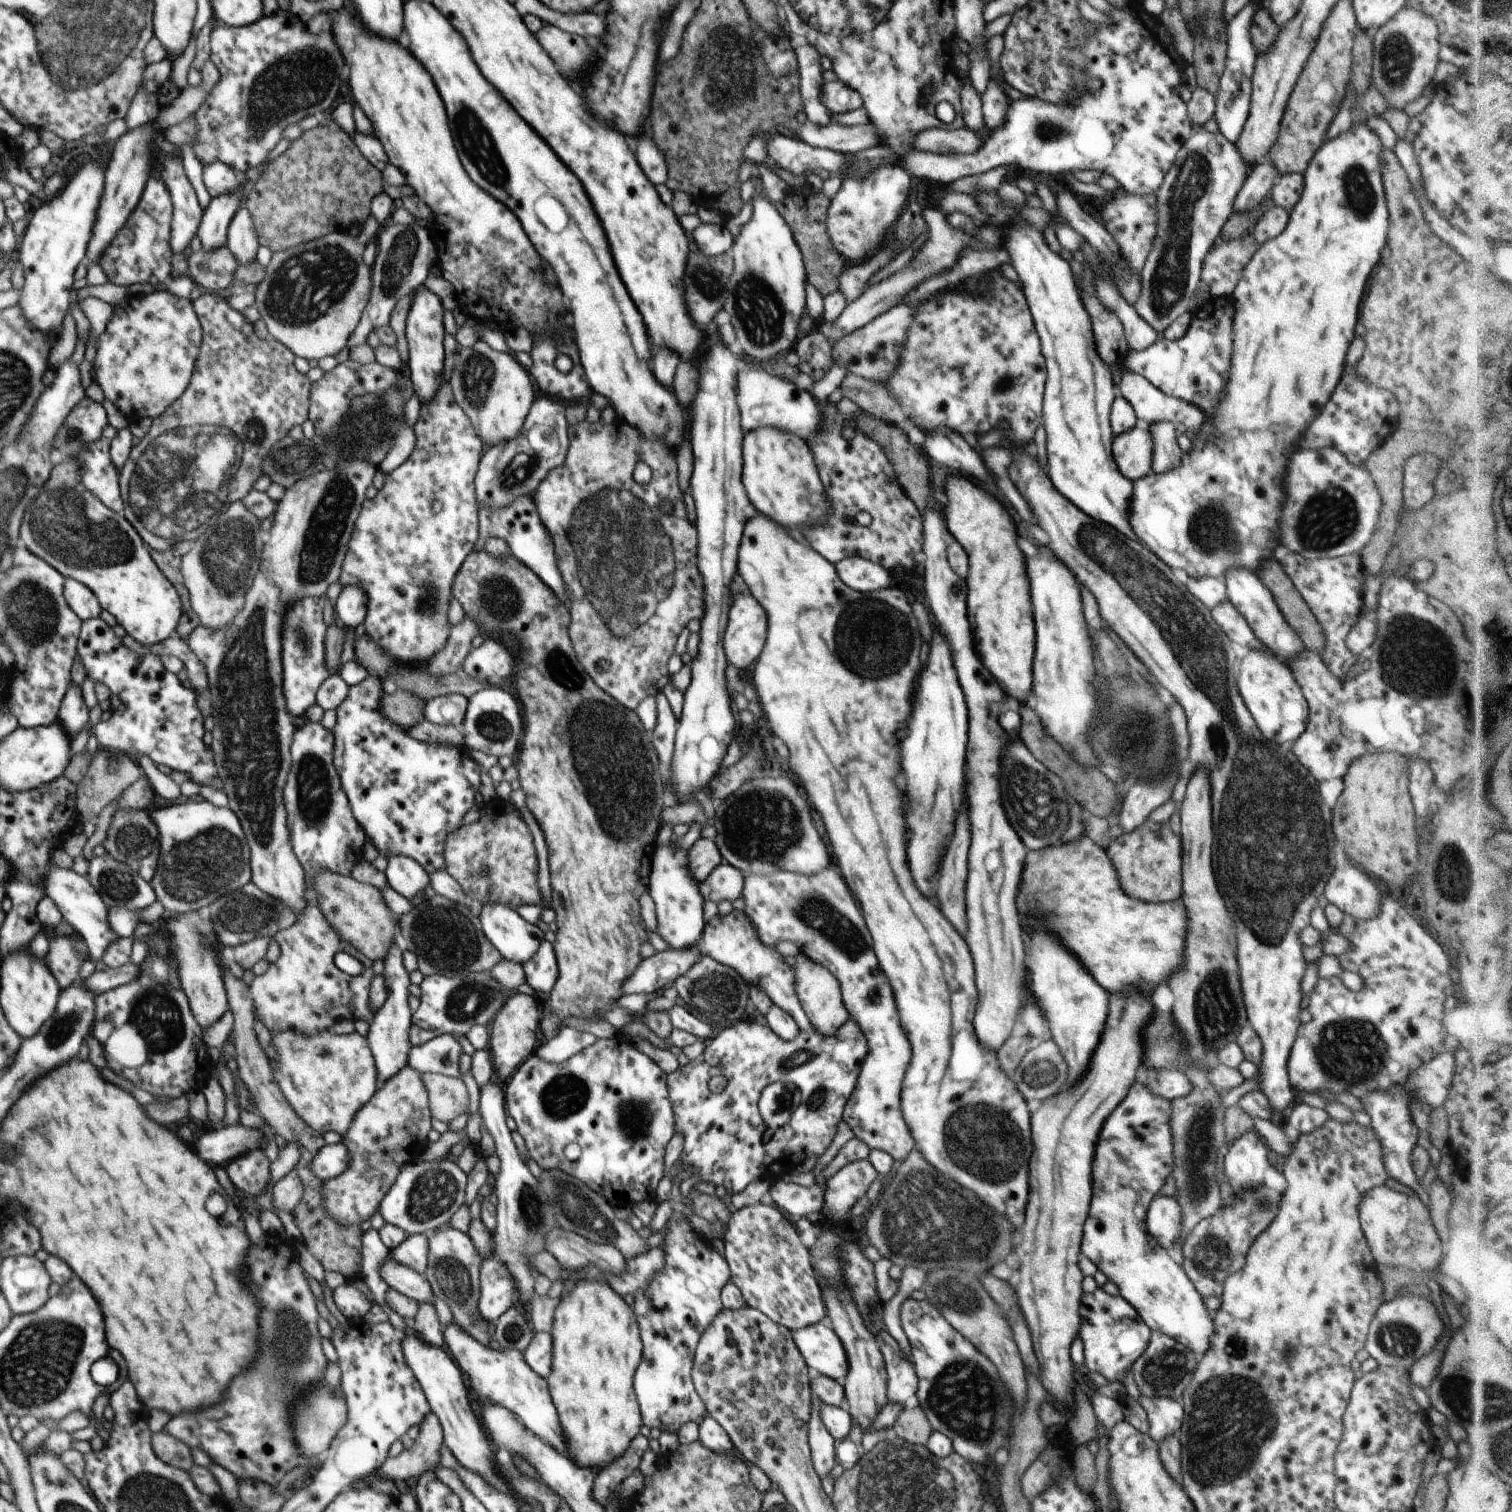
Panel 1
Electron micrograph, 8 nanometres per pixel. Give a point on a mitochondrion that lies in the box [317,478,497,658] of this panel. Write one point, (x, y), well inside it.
(427, 605)

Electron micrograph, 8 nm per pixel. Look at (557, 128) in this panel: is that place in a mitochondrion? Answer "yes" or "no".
no

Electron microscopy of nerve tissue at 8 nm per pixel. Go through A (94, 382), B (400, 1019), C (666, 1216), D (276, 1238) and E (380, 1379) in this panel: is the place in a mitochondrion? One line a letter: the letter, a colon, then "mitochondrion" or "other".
A: other
B: other
C: other
D: other
E: other

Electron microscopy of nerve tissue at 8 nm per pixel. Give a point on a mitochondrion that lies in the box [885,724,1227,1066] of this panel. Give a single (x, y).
(1038, 809)

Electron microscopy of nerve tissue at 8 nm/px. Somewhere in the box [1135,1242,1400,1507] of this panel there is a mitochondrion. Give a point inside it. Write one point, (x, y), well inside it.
(1228, 1422)

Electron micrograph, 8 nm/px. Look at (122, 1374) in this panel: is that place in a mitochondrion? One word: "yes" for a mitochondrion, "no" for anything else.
no

